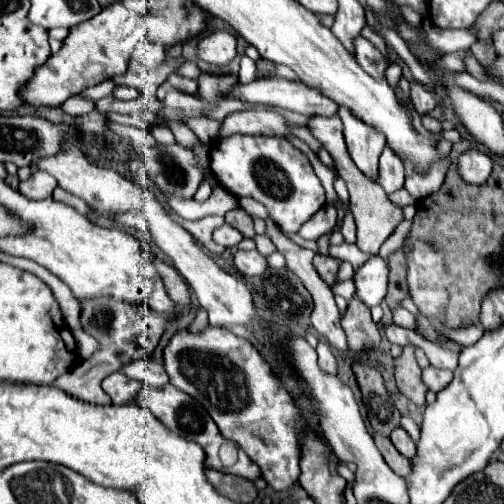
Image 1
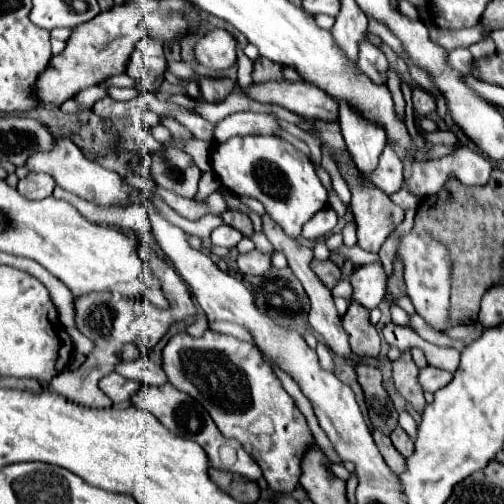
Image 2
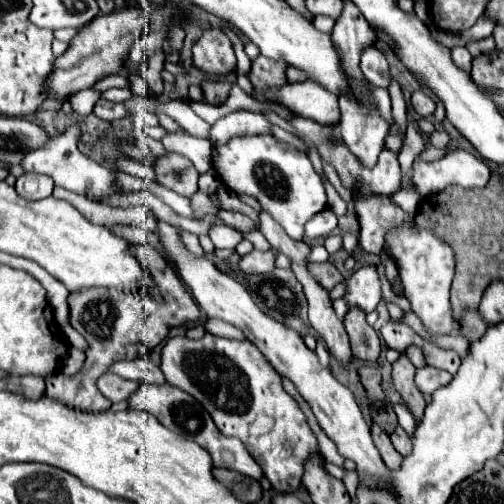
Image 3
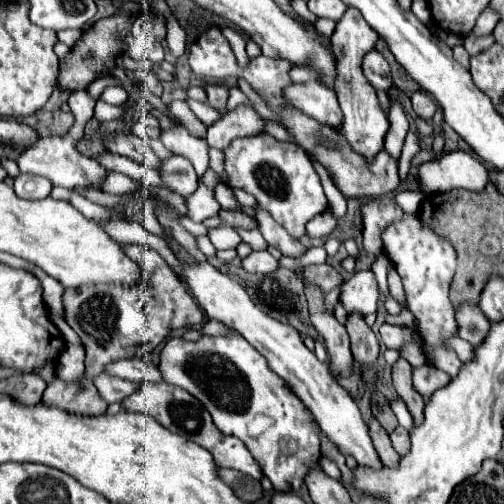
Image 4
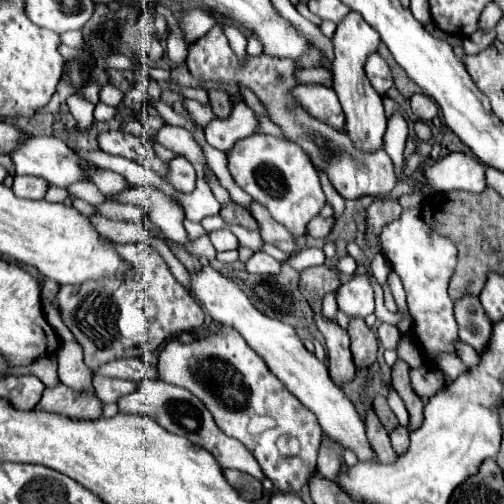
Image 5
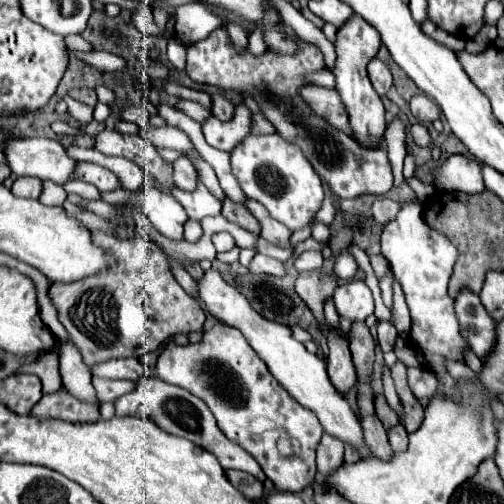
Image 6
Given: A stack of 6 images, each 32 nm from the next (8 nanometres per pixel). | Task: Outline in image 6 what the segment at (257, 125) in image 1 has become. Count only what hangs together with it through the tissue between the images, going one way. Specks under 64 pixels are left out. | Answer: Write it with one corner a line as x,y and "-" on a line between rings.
238,106
232,122
220,122
216,116
208,116
202,122
204,138
210,146
218,150
232,150
238,142
248,136
250,130
250,110
246,106

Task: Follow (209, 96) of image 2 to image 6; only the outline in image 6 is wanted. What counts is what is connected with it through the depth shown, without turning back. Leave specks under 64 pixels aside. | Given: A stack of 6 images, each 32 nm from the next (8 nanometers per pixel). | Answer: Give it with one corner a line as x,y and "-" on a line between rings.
214,96
212,98
212,114
216,116
216,118
220,118
220,120
232,120
232,116
234,116
234,106
226,100
226,98
222,98
222,96

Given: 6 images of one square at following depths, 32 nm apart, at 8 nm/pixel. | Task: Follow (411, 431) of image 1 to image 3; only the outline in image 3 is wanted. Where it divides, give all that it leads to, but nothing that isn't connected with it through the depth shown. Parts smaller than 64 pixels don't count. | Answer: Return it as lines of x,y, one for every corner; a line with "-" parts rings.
395,405
394,411
397,414
398,424
406,430
406,432
413,436
416,429
416,421
405,405

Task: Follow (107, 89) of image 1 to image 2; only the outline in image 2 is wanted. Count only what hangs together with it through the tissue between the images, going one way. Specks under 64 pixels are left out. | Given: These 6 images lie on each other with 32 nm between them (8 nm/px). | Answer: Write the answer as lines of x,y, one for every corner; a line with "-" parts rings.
92,86
92,88
86,88
86,90
78,92
78,94
74,96
74,100
78,102
78,106
80,106
82,110
92,110
94,102
96,102
96,100
100,100
100,98
104,98
104,96
106,96
106,92
108,92
106,88

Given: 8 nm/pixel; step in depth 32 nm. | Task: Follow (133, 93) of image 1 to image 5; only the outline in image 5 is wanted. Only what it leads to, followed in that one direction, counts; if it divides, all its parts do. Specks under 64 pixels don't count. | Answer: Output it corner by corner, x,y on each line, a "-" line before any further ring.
106,84
100,88
100,102
108,104
108,106
118,106
122,102
122,92
116,90
114,86

